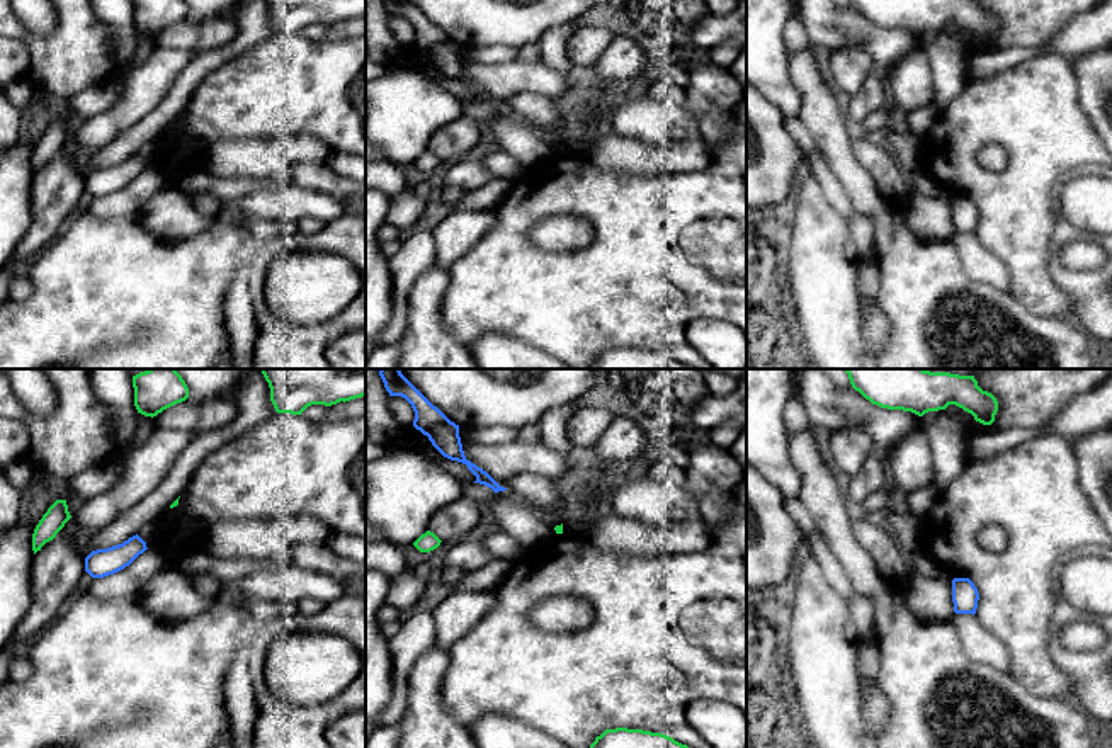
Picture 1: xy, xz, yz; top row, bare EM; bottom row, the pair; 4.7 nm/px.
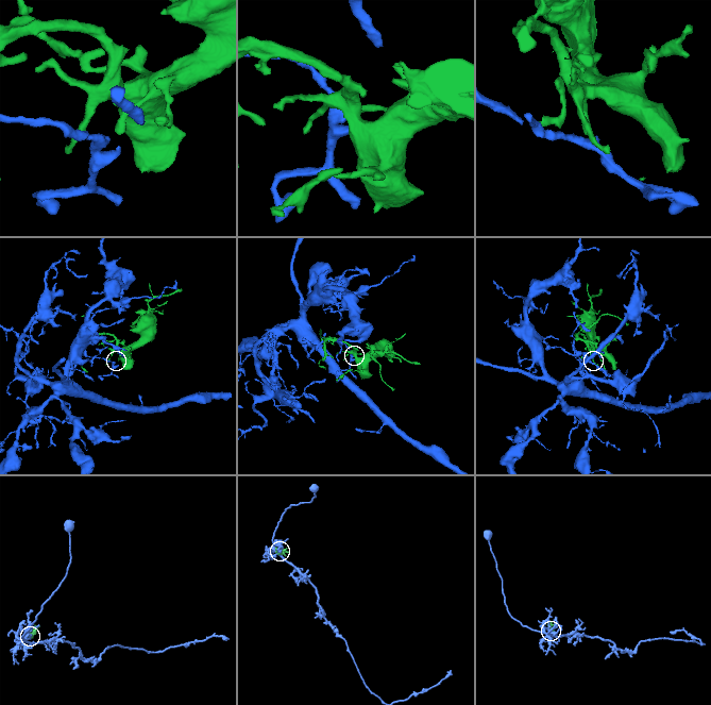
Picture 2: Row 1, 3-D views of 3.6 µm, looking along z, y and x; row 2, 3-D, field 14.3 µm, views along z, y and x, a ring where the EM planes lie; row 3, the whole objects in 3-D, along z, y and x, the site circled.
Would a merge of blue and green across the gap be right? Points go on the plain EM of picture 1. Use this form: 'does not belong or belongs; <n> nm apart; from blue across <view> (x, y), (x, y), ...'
does not belong; 180 nm apart; from blue across xy (85, 177), (55, 155)

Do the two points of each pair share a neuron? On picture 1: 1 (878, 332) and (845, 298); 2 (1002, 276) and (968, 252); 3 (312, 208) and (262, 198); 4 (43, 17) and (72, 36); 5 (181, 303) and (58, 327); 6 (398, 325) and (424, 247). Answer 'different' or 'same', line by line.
1: different
2: same
3: same
4: different
5: same
6: same

